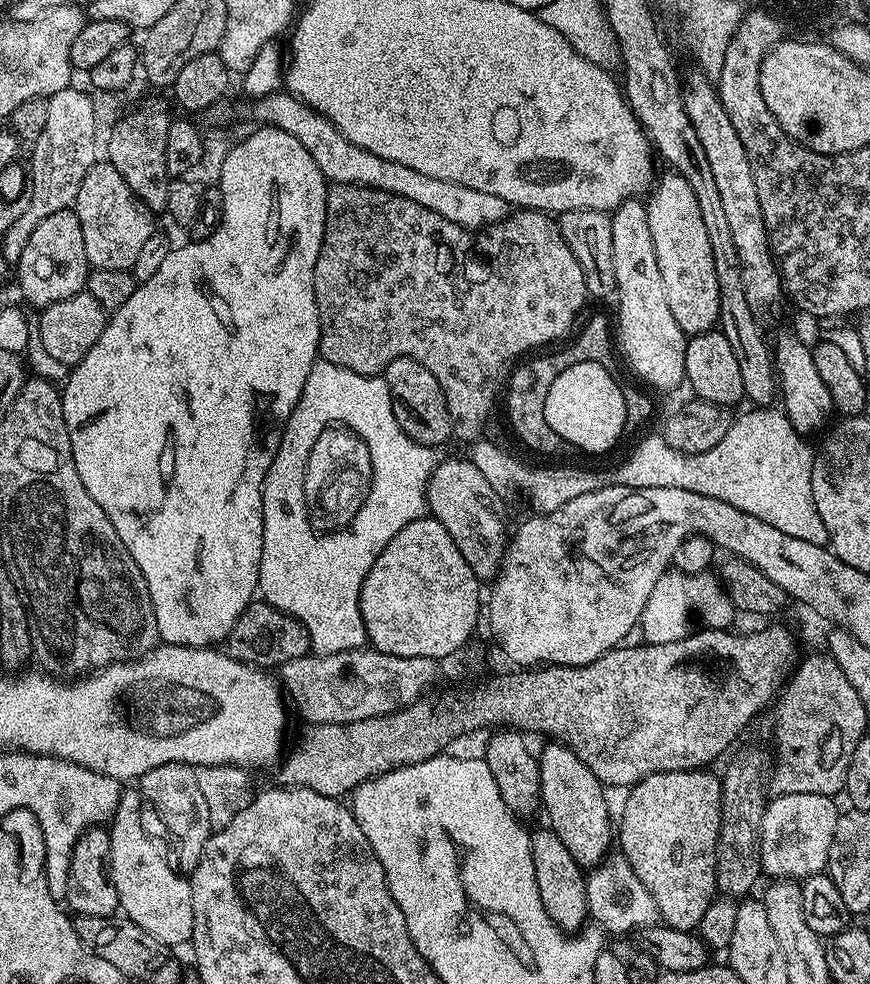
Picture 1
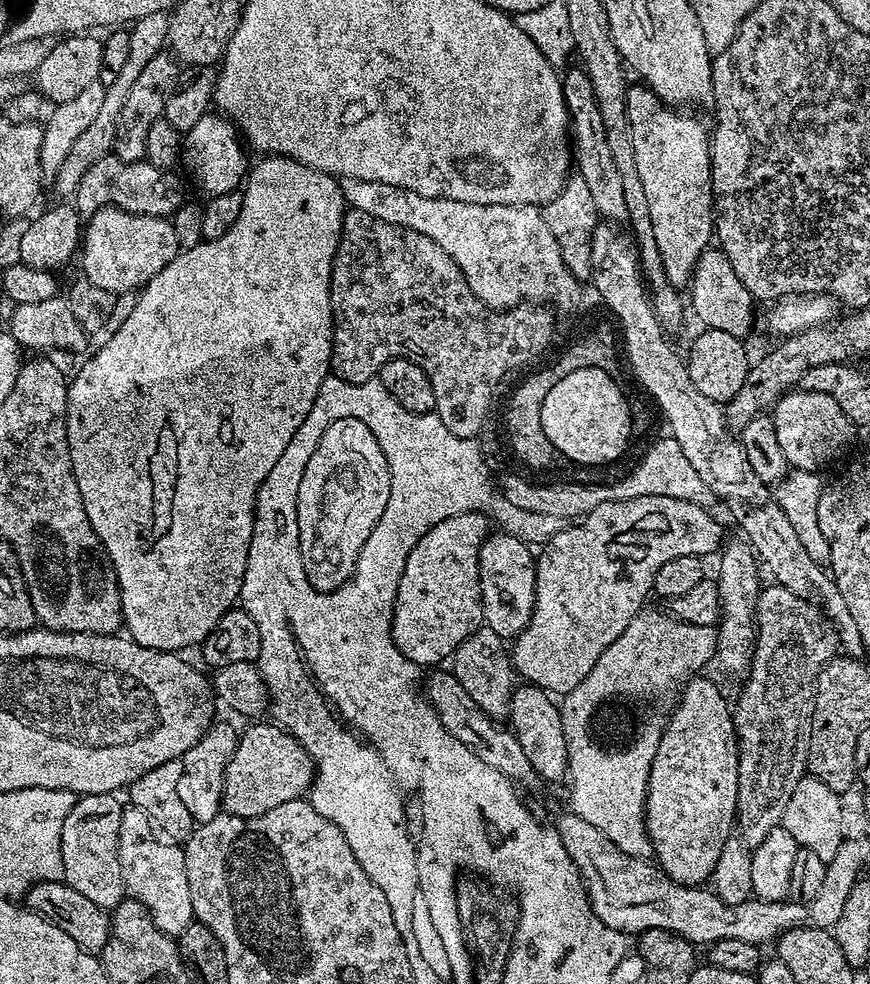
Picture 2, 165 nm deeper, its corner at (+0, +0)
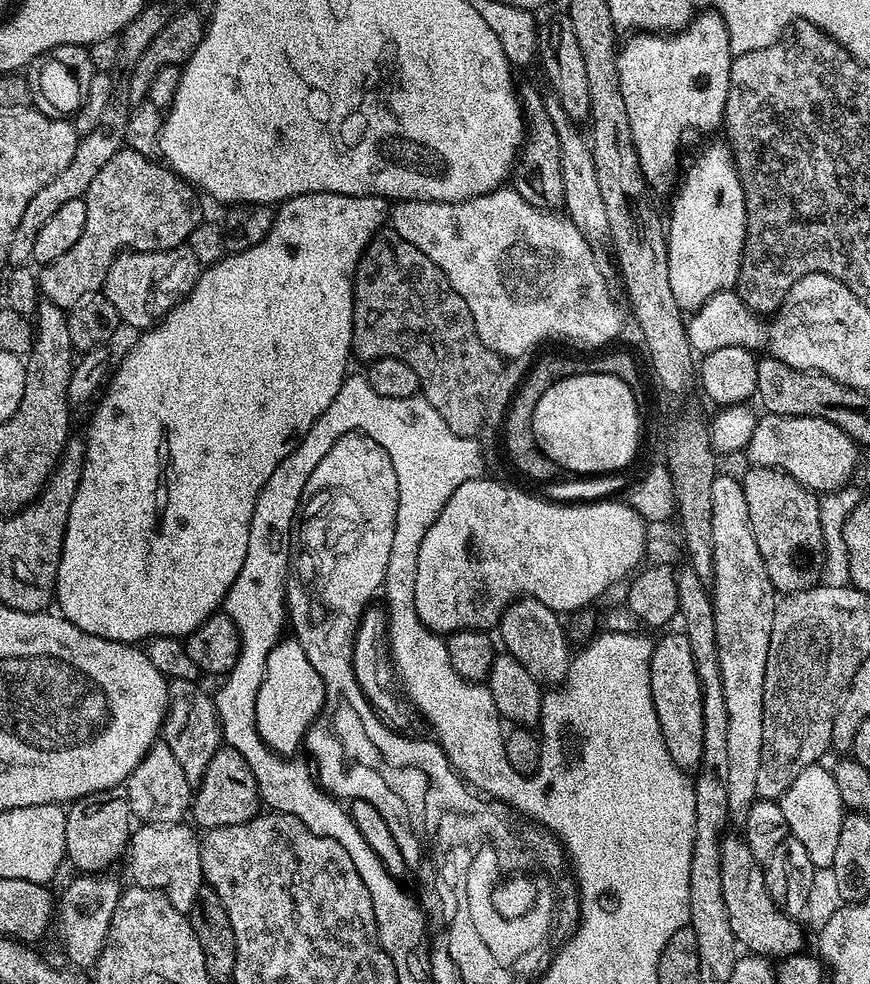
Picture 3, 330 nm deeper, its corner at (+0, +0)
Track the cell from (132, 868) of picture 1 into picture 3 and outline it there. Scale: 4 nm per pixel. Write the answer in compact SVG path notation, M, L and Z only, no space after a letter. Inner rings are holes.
M181 822L179 824L146 824L141 823L140 829L133 831L130 836L130 856L132 852L132 880L138 886L143 888L149 888L150 890L158 890L162 894L166 894L166 898L170 898L170 902L175 906L179 912L187 913L194 906L194 898L198 898L198 890L205 887L204 875L202 874L202 858L200 857L200 840L198 839L197 833L193 831L191 827L187 828L187 823Z

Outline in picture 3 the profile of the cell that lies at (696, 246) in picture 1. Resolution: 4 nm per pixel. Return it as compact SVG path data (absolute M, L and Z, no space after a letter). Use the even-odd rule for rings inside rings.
M704 10L693 15L691 22L681 32L657 34L638 32L627 37L619 45L618 82L622 82L622 99L626 102L626 115L630 117L630 134L634 134L634 150L638 150L638 162L653 193L671 193L677 187L682 172L680 147L691 136L704 136L721 127L724 122L726 98L730 90L730 70L734 53L730 50L730 38L726 22L715 10Z

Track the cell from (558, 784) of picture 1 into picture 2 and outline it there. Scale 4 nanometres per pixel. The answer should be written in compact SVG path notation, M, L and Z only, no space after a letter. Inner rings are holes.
M524 682L513 687L506 720L512 733L517 736L518 743L522 746L533 770L544 781L563 781L568 774L568 739L562 730L559 703L536 684Z

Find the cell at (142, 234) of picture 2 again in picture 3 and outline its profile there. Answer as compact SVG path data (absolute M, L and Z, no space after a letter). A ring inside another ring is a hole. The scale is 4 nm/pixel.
M186 246L161 252L122 252L110 266L103 286L106 299L118 310L121 321L132 328L147 330L190 294L202 266Z

